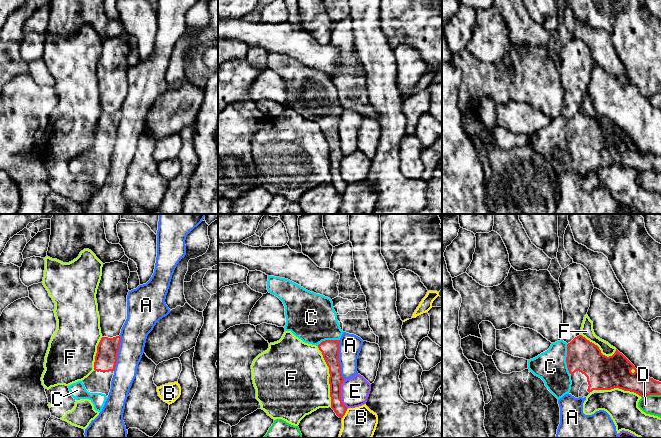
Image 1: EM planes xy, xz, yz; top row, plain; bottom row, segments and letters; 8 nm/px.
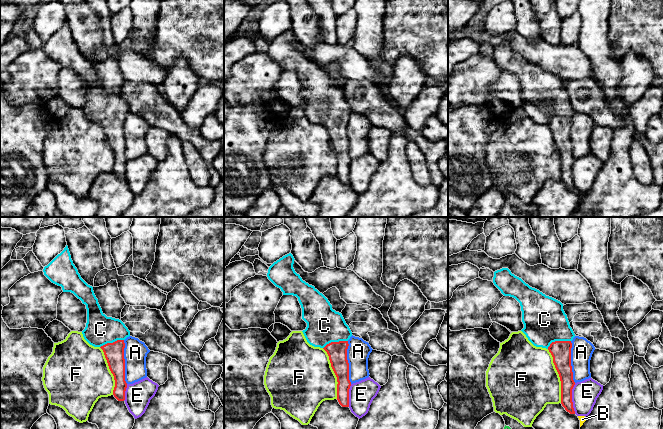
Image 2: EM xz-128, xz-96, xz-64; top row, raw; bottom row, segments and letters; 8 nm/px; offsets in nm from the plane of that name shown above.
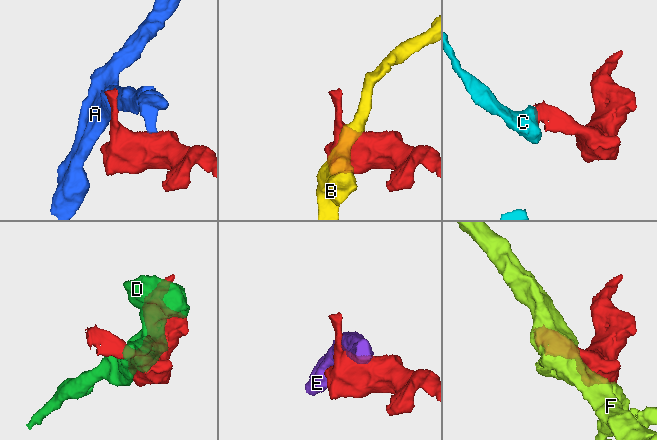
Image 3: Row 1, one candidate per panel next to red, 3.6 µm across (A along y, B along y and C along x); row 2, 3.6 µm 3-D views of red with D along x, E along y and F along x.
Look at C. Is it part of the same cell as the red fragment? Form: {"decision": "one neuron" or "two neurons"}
{"decision": "one neuron"}

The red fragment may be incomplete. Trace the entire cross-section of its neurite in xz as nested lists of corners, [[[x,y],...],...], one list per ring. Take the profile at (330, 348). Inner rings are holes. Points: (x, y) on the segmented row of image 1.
[[[268,276],[267,290],[277,296],[285,306],[285,331],[291,331],[305,343],[316,345],[322,352],[323,358],[329,367],[331,408],[339,418],[343,418],[347,411],[347,407],[341,400],[341,384],[344,378],[341,375],[341,365],[339,363],[339,345],[343,331],[338,323],[332,300],[323,295],[310,292],[288,279],[274,276]]]

